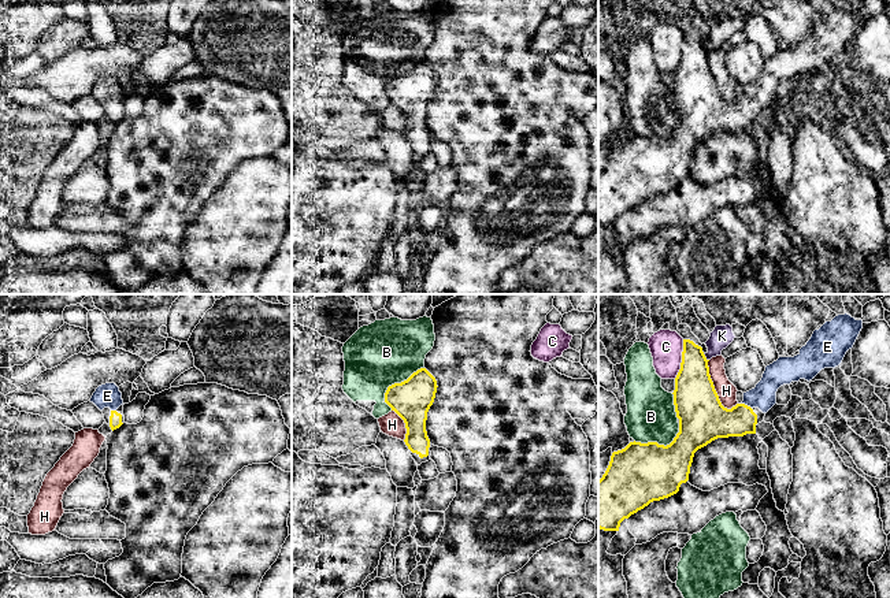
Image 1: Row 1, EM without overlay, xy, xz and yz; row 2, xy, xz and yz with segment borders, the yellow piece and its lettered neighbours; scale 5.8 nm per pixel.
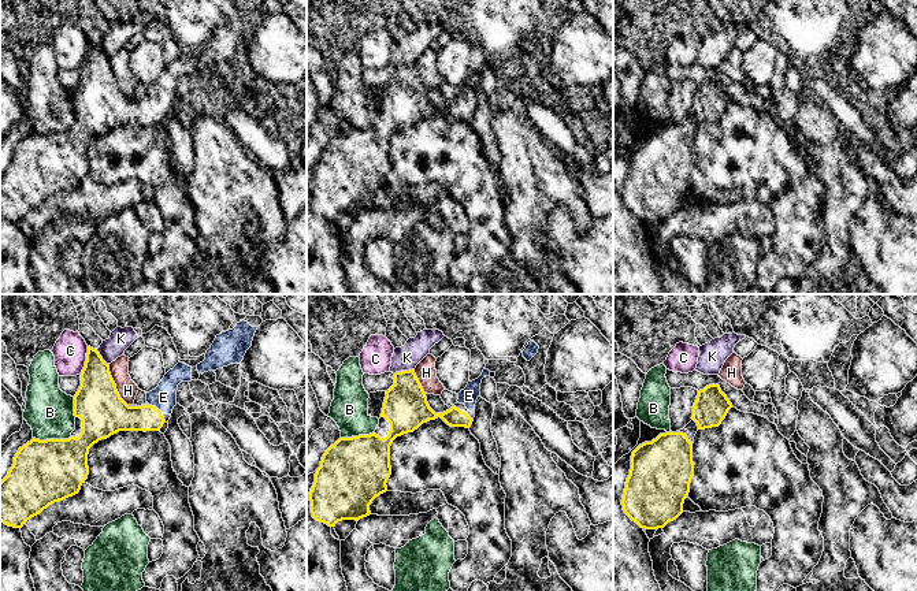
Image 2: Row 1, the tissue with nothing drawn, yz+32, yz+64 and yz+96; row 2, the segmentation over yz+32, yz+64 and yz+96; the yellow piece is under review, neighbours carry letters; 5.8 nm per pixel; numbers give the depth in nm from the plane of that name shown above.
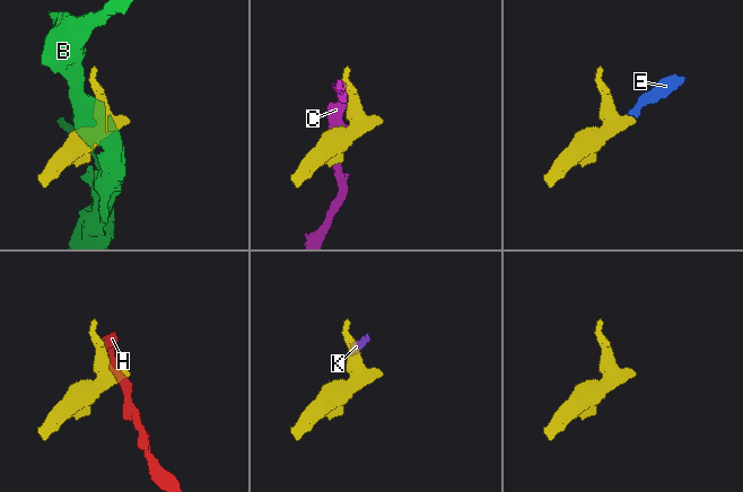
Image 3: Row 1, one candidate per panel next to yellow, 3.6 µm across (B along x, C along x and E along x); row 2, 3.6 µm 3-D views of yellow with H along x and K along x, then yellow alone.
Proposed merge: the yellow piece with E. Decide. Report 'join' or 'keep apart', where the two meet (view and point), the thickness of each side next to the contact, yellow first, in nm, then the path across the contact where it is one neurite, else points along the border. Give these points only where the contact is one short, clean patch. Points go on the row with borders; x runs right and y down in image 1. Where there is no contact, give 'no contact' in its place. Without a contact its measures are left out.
join; contact yz (746, 405); calibres 240 and 150 nm; way yz (707, 419), (733, 419), (746, 405), (753, 398), (763, 396)

